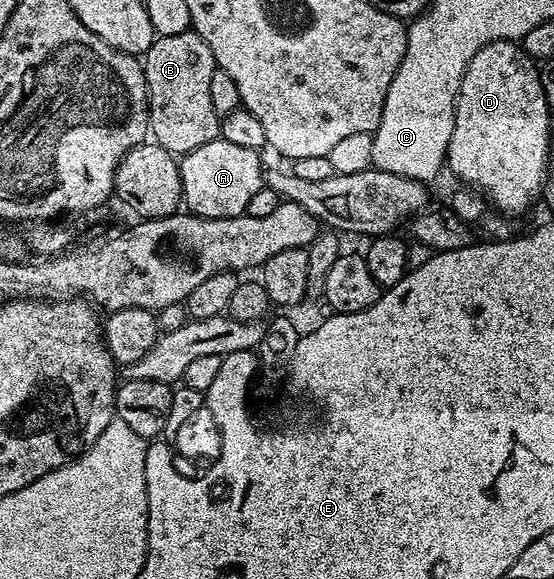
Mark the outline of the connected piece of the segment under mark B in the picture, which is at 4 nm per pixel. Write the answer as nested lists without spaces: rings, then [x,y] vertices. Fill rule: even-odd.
[[[192,29],[179,32],[175,36],[154,37],[151,48],[143,55],[147,100],[149,101],[149,134],[174,156],[184,156],[195,148],[203,148],[211,140],[221,136],[221,118],[211,104],[211,76],[215,76],[217,61],[203,39]]]

